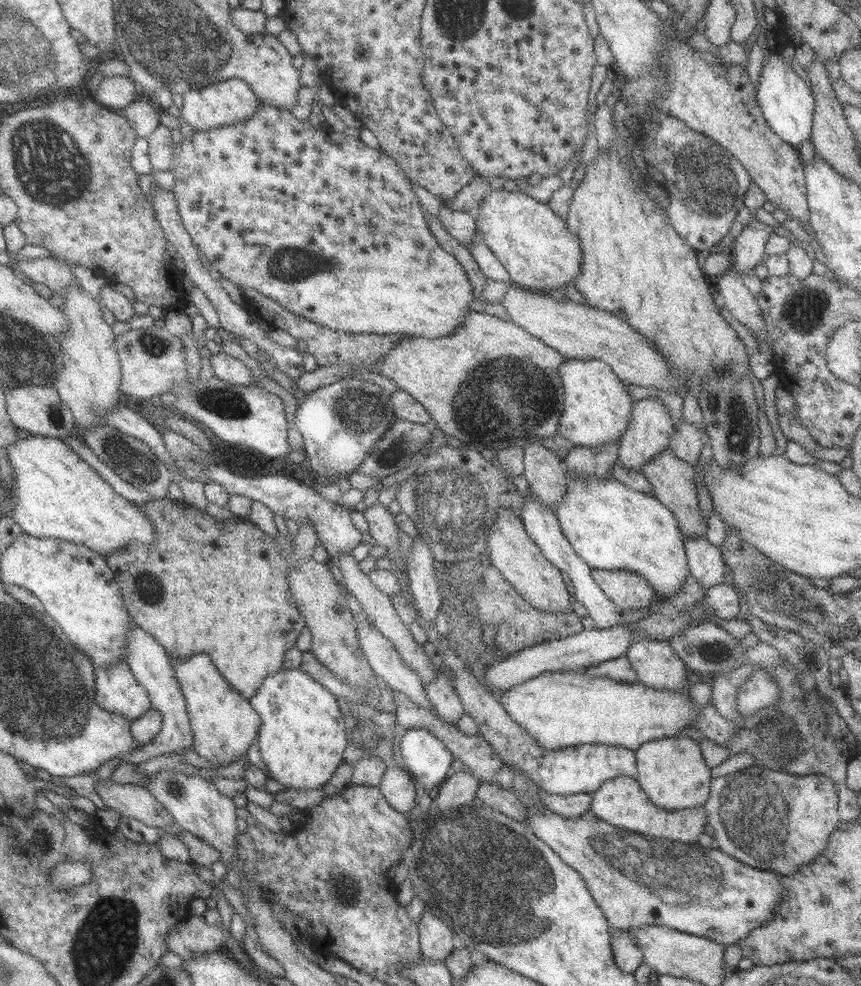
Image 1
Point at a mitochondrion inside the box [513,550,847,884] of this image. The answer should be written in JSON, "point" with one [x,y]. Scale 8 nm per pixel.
{"point":[748,813]}

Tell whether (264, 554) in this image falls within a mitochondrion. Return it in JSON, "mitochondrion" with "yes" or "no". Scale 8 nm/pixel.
{"mitochondrion":"no"}

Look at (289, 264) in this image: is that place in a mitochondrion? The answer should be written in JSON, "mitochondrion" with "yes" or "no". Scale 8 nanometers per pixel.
{"mitochondrion":"yes"}

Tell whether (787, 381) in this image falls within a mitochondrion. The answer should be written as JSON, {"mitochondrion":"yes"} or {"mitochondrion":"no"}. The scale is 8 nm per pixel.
{"mitochondrion":"no"}

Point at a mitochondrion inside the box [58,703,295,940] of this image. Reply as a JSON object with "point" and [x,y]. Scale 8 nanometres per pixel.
{"point":[173,790]}

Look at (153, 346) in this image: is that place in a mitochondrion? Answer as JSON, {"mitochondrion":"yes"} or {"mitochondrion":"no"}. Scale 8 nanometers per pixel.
{"mitochondrion":"yes"}

